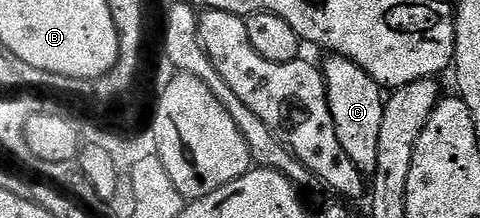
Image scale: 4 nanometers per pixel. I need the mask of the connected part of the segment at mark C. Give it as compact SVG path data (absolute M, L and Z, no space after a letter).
M335 54L329 55L327 59L322 64L322 71L338 142L360 172L371 174L378 166L378 134L382 131L385 93L374 82L374 78L362 70L362 66Z

